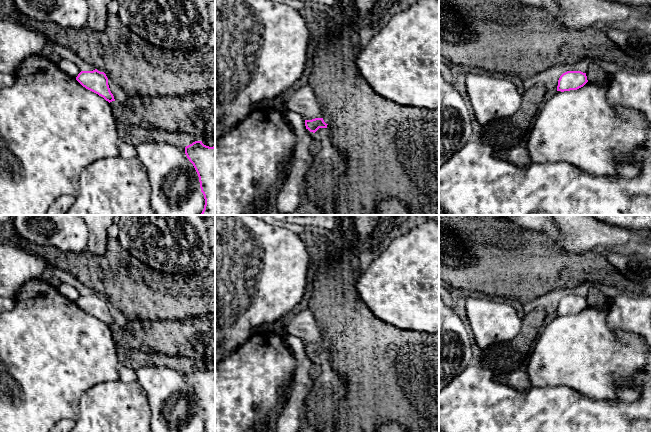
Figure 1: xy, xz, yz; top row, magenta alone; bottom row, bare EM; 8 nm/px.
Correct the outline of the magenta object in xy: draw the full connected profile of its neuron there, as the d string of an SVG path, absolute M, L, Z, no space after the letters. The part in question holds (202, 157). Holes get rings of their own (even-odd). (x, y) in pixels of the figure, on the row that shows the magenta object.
M195 141L185 147L185 154L198 174L204 195L205 205L201 215L215 215L215 146Z

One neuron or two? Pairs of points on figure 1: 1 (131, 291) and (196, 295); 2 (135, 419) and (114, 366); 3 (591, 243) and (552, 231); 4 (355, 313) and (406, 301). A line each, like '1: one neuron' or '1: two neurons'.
1: one neuron
2: two neurons
3: two neurons
4: two neurons

